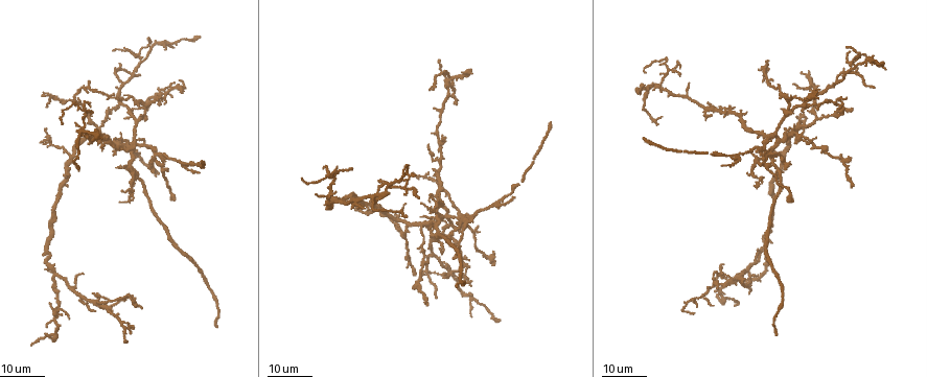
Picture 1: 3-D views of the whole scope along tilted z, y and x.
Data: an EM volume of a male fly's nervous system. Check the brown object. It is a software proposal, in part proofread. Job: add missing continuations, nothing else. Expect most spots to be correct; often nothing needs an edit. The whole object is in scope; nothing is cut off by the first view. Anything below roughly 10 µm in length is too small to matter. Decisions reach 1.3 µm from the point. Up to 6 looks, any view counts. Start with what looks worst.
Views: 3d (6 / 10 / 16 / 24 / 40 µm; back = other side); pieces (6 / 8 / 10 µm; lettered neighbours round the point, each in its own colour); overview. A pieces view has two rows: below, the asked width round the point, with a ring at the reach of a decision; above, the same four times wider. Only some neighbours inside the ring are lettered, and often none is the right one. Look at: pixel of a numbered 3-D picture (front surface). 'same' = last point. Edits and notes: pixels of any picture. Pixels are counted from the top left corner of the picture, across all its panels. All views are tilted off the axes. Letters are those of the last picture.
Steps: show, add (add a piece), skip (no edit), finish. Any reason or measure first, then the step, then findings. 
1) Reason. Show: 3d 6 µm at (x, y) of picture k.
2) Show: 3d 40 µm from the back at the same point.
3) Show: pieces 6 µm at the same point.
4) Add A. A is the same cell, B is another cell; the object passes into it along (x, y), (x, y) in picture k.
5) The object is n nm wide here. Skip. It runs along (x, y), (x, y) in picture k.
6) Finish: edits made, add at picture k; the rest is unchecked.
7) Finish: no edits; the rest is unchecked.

Free end. Show: 3d 16 µm at (776, 333) of picture 1.

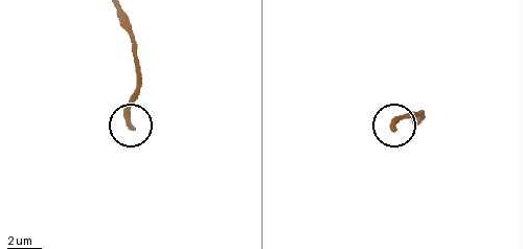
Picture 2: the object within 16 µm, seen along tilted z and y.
Show: pieces 10 µm at (393, 129) of picture 2.

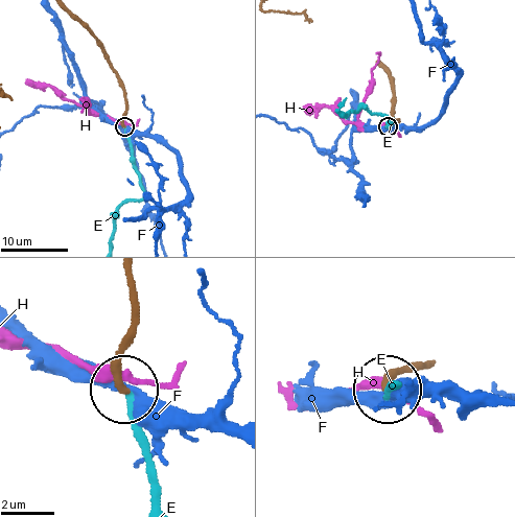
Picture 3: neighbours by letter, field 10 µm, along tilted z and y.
Add E. E is the same cell, F and H are other cells; the object passes into it along (131, 326), (120, 381), (150, 501) in picture 3; it goes on there.

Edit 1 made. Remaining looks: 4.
Branch stops here. Show: 3d 24 µm at (155, 171) of picture 1.

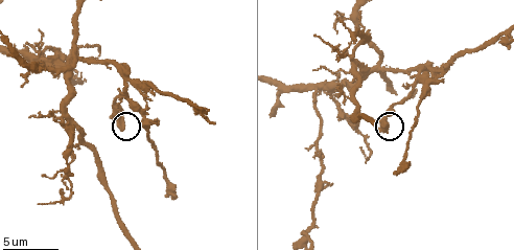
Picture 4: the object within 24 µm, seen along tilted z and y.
Show: pieces 8 µm at (124, 128) of picture 4.

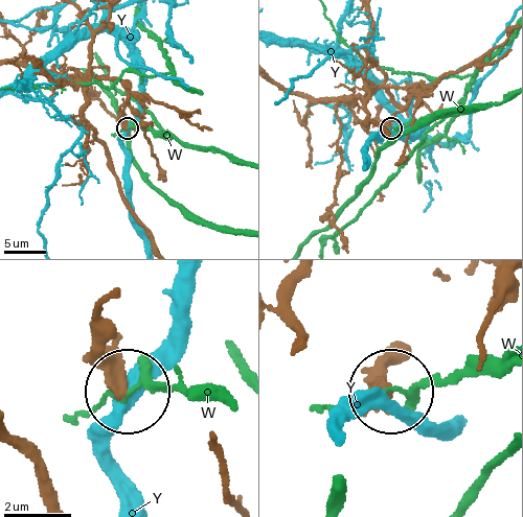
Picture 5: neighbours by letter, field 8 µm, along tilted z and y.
Skip. W and Y are other cells; no lettered piece goes on from it.

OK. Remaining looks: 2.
An open end. Show: 3d 24 µm at (744, 271) of picture 1.

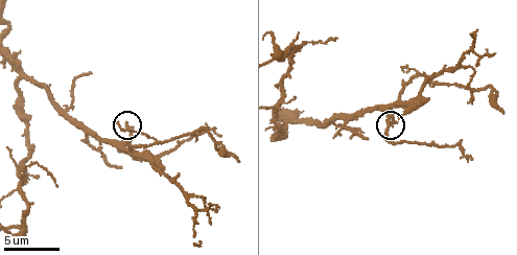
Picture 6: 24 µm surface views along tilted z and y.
What lies round it. Show: pieces 10 µm at (127, 124) of picture 6.

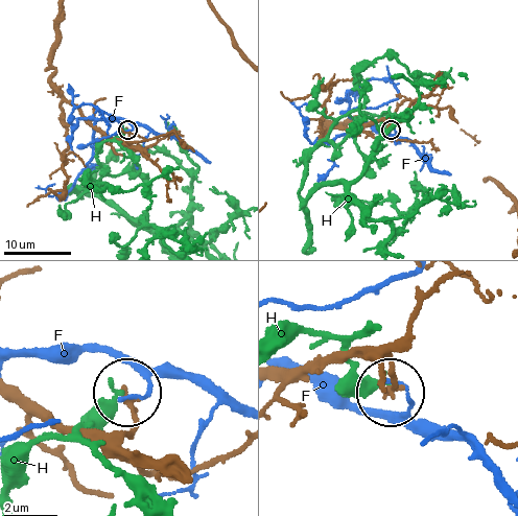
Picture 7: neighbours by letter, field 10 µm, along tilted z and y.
The object is 210 nm wide here. Skip. F and H are other cells; none of them fits.

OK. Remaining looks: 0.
Finish: edits made, add at picture 3; the rest is unchecked.

